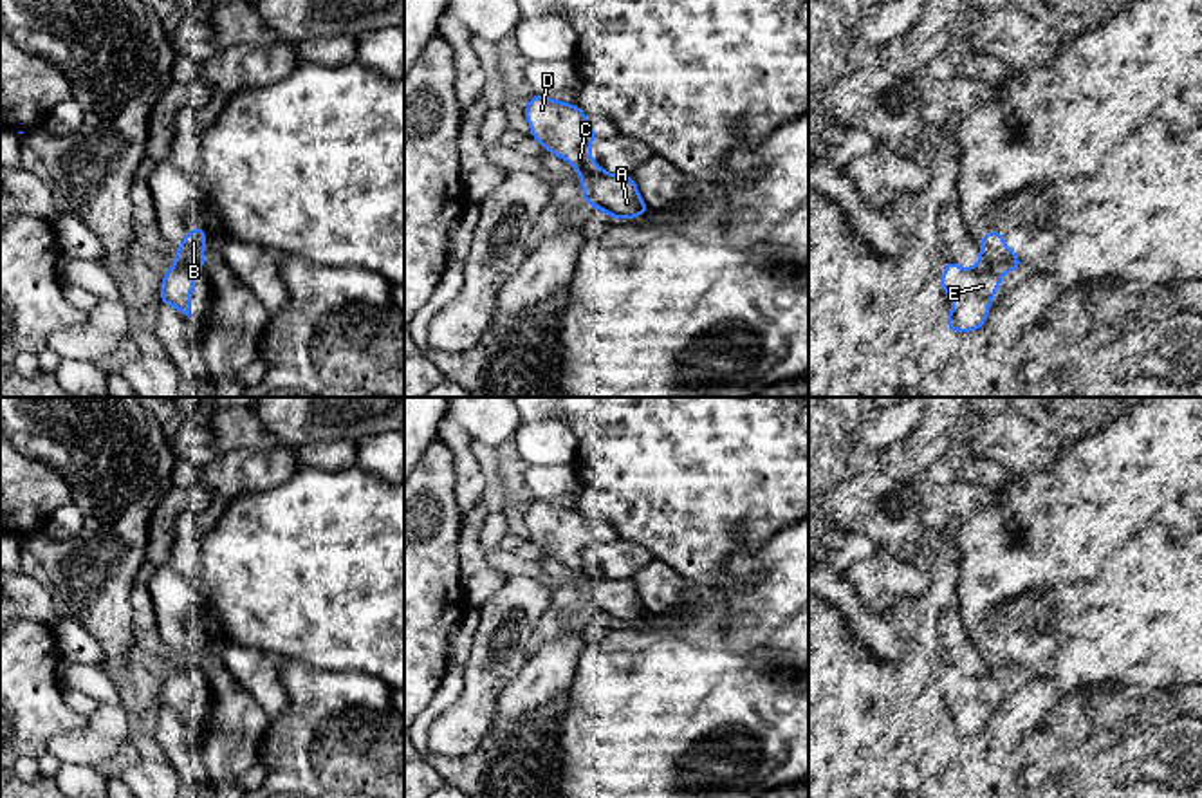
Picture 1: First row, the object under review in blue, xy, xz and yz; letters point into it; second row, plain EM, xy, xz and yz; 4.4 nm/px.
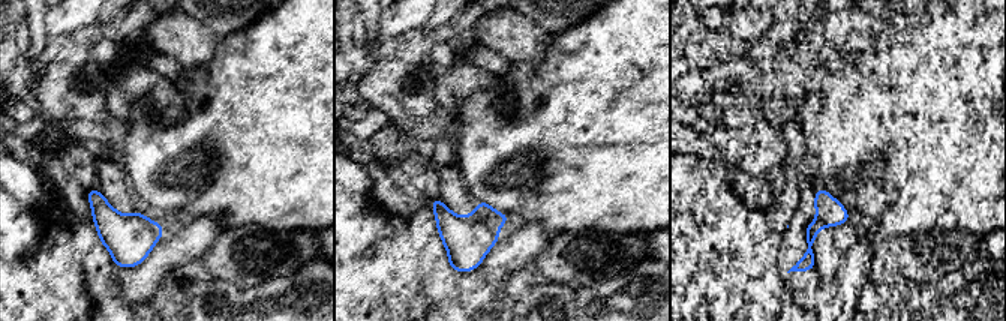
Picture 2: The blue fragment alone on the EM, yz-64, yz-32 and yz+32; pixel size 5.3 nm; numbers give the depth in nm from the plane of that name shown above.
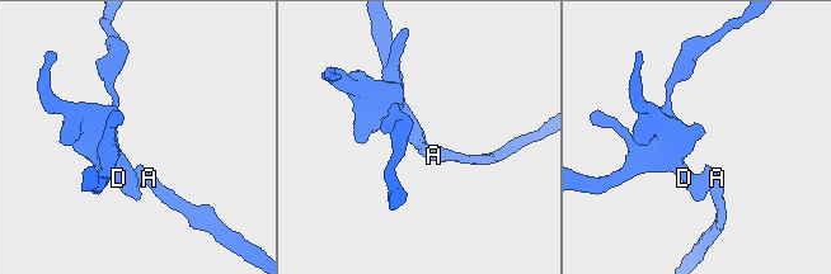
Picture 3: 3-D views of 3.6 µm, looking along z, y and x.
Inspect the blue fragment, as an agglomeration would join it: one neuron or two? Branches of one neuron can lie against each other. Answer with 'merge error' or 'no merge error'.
merge error

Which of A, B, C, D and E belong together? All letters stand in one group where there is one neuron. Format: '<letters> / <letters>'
A B / C D E

